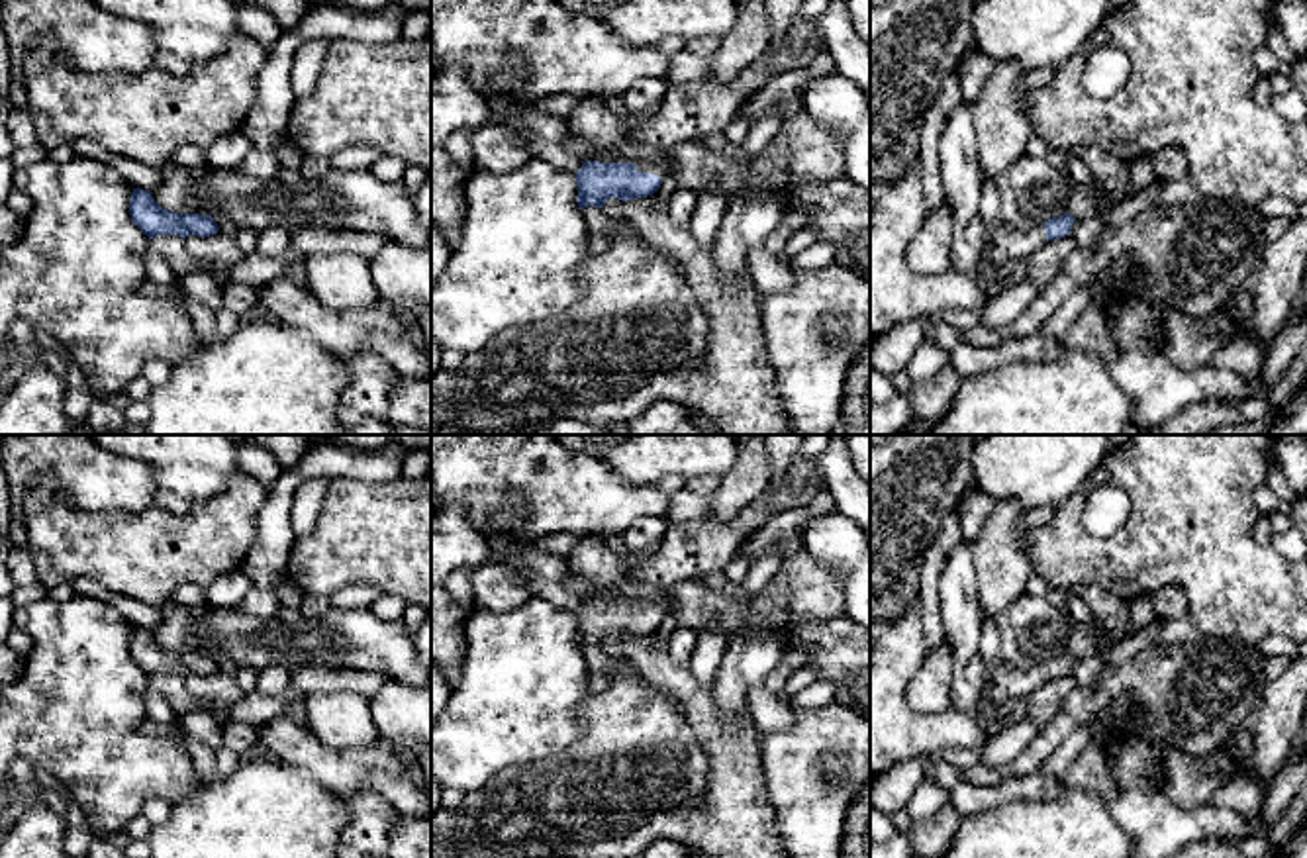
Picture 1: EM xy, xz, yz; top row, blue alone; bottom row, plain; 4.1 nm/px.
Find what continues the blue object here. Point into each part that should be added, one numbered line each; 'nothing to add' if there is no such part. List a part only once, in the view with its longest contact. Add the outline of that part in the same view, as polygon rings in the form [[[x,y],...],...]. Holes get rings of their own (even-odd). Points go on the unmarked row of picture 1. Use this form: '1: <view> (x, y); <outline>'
1: xz (690, 549); [[[774,490],[756,498],[729,521],[692,519],[668,523],[662,541],[629,566],[637,609],[664,619],[676,584],[723,572],[741,543],[774,517]]]

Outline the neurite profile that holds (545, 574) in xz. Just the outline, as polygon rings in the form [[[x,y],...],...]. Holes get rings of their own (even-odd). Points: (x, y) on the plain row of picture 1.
[[[519,547],[500,560],[513,570],[535,596],[570,611],[578,611],[584,599],[564,586],[568,564],[564,558]]]

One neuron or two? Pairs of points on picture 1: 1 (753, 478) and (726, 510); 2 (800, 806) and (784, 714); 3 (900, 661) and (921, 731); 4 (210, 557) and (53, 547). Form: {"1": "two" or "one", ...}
{"1": "one", "2": "two", "3": "one", "4": "one"}

